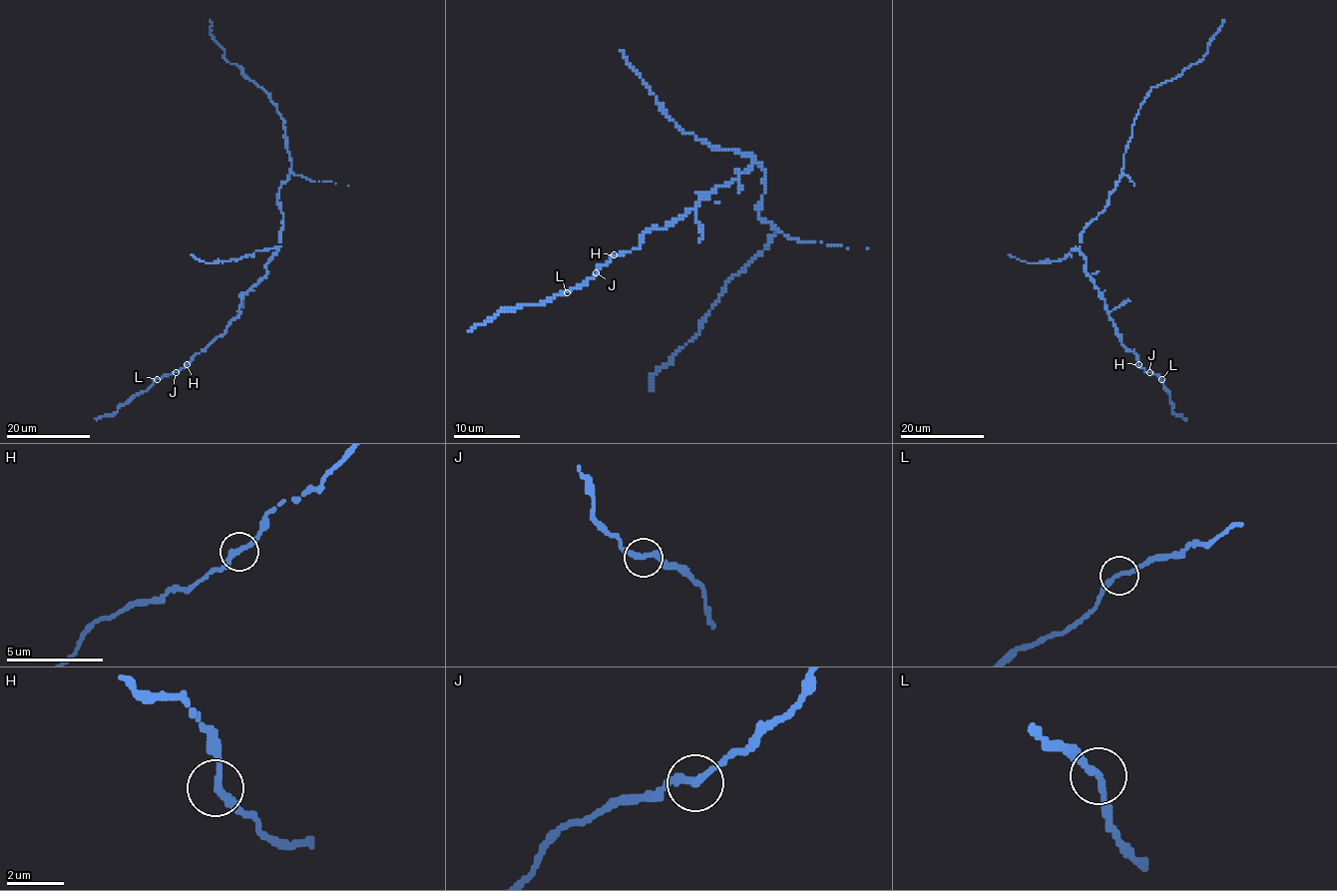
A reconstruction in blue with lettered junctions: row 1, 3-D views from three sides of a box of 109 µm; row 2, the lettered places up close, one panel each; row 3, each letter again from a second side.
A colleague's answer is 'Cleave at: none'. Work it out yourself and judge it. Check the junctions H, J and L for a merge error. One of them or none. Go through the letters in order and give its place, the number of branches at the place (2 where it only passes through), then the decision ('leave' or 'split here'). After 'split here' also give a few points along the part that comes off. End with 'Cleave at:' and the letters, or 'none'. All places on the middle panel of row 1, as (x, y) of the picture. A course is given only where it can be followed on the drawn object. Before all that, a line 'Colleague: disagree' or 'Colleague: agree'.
Colleague: agree
H: (614, 254) | 2 | leave
J: (596, 272) | 2 | leave
L: (567, 292) | 2 | leave
Cleave at: none

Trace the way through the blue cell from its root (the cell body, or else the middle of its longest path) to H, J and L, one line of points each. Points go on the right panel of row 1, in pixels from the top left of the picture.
H: (1082, 238), (1079, 251), (1086, 259), (1085, 269), (1105, 300), (1120, 343), (1135, 352), (1137, 364)
J: (1082, 238), (1079, 251), (1086, 259), (1085, 269), (1105, 300), (1120, 343), (1135, 352), (1138, 364), (1149, 372)
L: (1082, 238), (1079, 251), (1086, 259), (1085, 269), (1105, 300), (1120, 343), (1135, 352), (1146, 371), (1161, 379)

